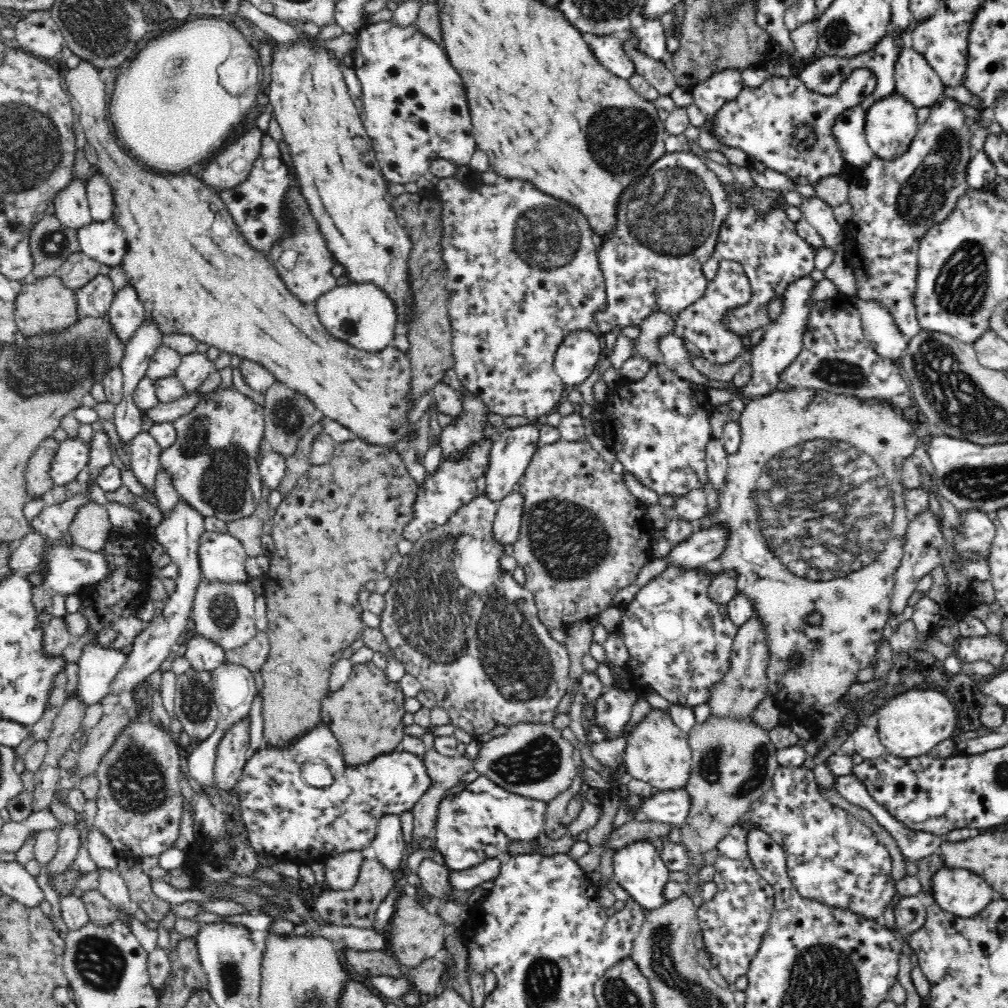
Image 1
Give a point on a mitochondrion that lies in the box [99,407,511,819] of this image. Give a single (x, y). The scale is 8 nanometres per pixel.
(224, 484)

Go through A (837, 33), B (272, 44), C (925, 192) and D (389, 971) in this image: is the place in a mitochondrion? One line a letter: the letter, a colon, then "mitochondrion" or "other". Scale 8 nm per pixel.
A: mitochondrion
B: other
C: mitochondrion
D: other

